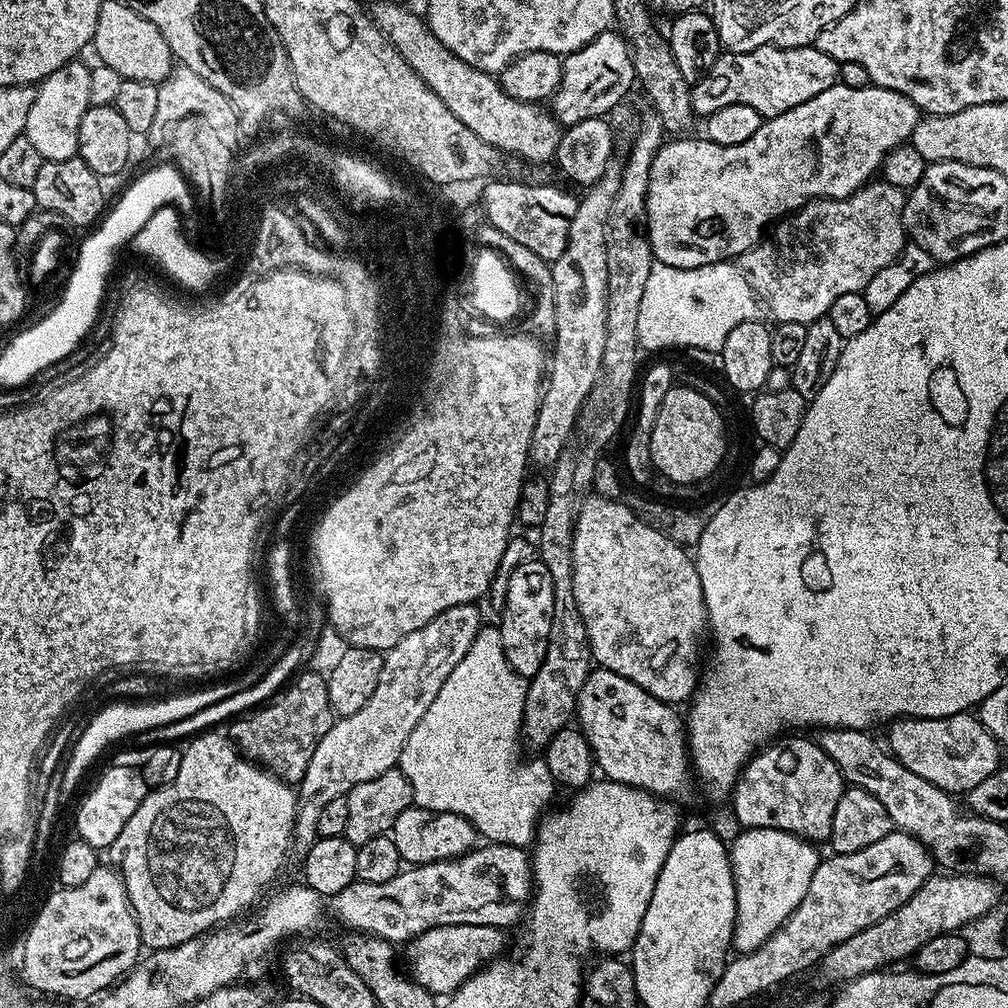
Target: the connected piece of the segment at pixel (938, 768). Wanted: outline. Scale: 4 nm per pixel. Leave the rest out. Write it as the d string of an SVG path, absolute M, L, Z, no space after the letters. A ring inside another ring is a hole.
M971 711L942 718L897 718L887 725L886 747L918 778L926 778L949 794L966 794L1001 767L1002 753L984 725Z

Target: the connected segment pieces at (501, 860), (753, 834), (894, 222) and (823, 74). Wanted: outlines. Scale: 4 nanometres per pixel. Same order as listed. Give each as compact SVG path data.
M489 843L453 859L455 870L450 874L454 894L446 901L441 920L446 924L481 924L508 929L510 922L525 913L534 891L532 865L521 849L511 844Z
M744 828L728 848L728 860L732 863L732 881L736 891L736 923L732 926L731 947L737 953L750 953L770 938L788 920L806 894L812 871L822 859L807 839L776 828Z
M887 182L876 183L865 184L844 200L821 198L805 204L803 208L781 219L766 238L738 257L740 272L748 280L759 303L765 309L768 307L774 321L812 326L819 316L820 319L827 317L834 298L842 298L842 294L851 292L863 292L866 282L870 282L870 278L874 278L882 266L890 266L890 262L898 258L906 243L906 192Z
M814 46L759 48L749 52L724 50L704 77L691 85L692 108L700 118L722 110L722 106L735 104L754 106L761 118L777 116L794 106L802 106L802 102L810 102L810 98L822 94L822 90L830 90L841 79L840 71L837 60Z

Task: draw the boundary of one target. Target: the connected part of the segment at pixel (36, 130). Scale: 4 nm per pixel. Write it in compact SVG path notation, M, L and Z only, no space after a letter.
M83 59L69 60L58 66L36 88L34 106L26 118L23 135L46 160L69 160L77 155L78 126L90 106L90 80L92 68L83 64Z

